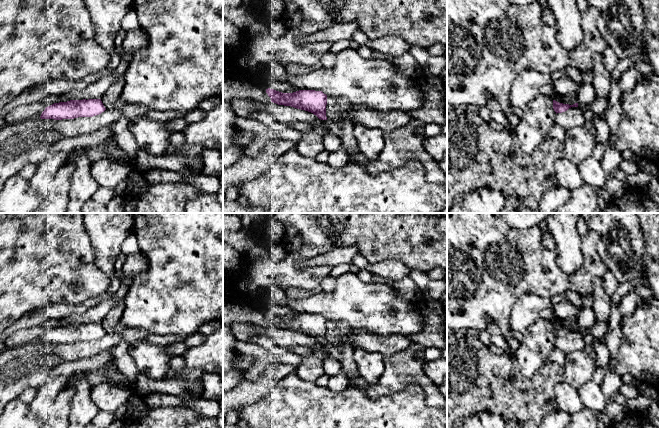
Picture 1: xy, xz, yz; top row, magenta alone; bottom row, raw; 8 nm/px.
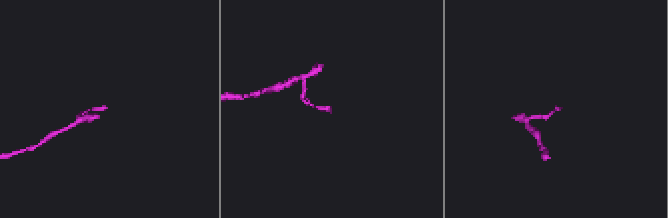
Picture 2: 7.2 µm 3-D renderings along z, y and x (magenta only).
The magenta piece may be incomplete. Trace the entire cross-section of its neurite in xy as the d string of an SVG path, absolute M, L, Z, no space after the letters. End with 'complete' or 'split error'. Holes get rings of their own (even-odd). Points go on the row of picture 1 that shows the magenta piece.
M101 99L70 100L67 102L54 103L45 108L41 119L74 119L78 117L93 117L104 112Z | complete

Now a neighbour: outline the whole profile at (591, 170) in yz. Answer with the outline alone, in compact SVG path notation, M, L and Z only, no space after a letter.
M593 155L584 159L577 166L577 169L584 183L593 186L595 189L602 188L607 181L601 161L596 159Z

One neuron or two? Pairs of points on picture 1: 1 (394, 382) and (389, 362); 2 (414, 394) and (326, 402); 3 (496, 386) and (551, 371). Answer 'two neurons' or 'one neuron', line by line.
1: one neuron
2: one neuron
3: one neuron

